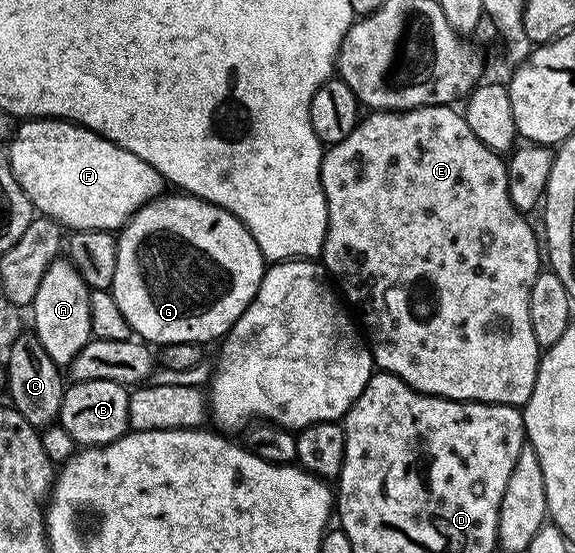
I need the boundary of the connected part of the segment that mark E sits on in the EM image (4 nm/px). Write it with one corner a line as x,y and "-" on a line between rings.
433,104
403,112
374,110
366,114
370,116
363,115
359,119
358,125
352,134
348,134
348,138
344,138
344,142
331,144
325,149
322,157
322,189
326,195
328,222
320,260
336,284
338,279
337,287
340,292
342,287
343,292
341,295
346,295
358,307
362,315
360,324
368,337
370,353
381,371
391,372
426,396
442,396
446,400
464,400
476,404
524,406
534,389
540,359
536,334
532,334
532,314
528,314
528,294
532,294
532,282
536,282
543,267
544,256
540,251
539,237
538,240
534,237
534,228
526,221
529,219
518,212
516,206
512,206
512,198
508,198
507,161
484,146
476,134
472,134
472,126
468,126
465,115
456,109
448,104

